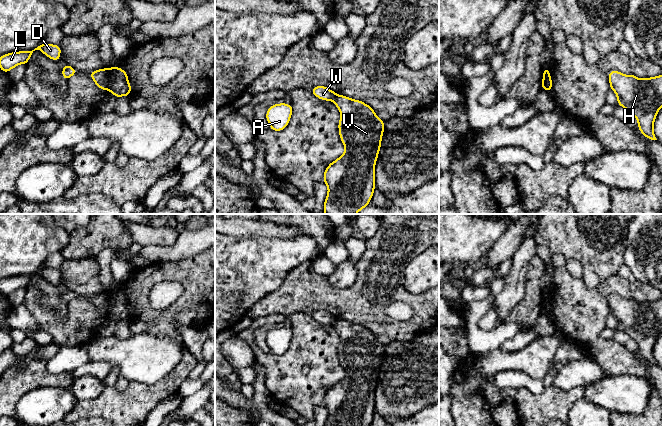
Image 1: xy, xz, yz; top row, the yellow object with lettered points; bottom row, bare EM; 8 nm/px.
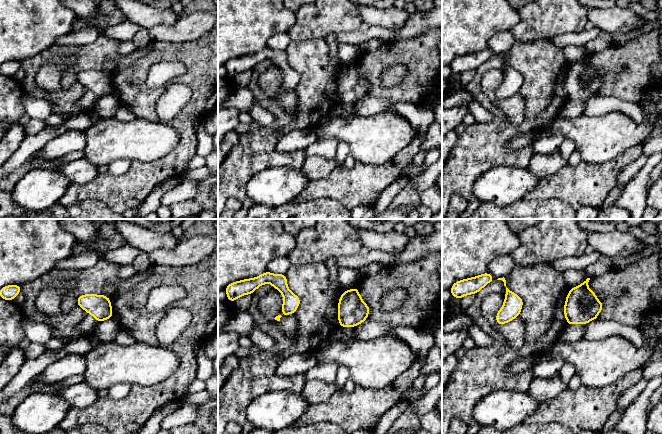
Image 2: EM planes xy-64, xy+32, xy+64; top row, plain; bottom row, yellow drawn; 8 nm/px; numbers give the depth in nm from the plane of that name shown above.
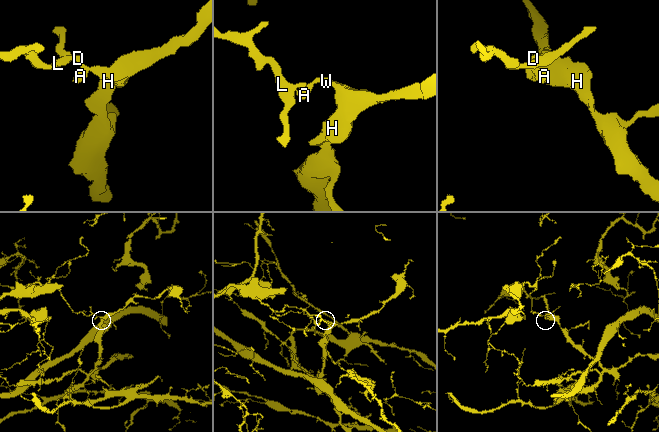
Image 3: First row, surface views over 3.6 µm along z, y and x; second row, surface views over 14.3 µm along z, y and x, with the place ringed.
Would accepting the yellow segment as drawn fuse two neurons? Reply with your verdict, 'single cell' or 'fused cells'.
fused cells

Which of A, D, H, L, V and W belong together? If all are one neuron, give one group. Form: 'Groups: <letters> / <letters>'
Groups: A D L W / H V

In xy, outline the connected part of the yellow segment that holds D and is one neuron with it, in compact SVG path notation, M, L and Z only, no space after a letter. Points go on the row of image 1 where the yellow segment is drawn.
M43 43L32 51L20 51L4 54L0 57L0 70L8 73L11 69L20 64L27 64L32 53L39 50L48 58L59 61L61 48L59 45Z

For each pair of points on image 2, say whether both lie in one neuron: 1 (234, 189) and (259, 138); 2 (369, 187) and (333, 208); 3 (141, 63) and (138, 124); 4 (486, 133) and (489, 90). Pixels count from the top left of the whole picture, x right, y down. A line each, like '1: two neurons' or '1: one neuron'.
1: one neuron
2: two neurons
3: two neurons
4: two neurons

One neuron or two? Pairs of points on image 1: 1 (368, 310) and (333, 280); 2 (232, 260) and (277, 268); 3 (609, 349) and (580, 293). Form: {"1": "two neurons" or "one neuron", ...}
{"1": "two neurons", "2": "one neuron", "3": "one neuron"}

